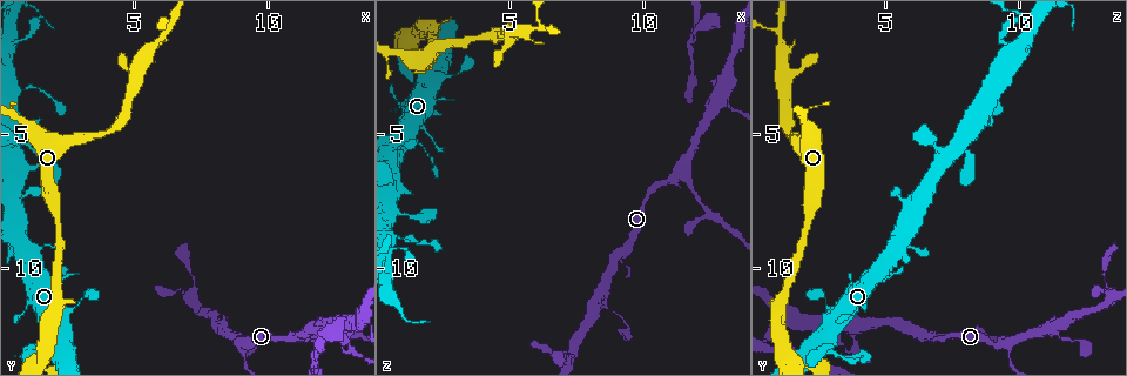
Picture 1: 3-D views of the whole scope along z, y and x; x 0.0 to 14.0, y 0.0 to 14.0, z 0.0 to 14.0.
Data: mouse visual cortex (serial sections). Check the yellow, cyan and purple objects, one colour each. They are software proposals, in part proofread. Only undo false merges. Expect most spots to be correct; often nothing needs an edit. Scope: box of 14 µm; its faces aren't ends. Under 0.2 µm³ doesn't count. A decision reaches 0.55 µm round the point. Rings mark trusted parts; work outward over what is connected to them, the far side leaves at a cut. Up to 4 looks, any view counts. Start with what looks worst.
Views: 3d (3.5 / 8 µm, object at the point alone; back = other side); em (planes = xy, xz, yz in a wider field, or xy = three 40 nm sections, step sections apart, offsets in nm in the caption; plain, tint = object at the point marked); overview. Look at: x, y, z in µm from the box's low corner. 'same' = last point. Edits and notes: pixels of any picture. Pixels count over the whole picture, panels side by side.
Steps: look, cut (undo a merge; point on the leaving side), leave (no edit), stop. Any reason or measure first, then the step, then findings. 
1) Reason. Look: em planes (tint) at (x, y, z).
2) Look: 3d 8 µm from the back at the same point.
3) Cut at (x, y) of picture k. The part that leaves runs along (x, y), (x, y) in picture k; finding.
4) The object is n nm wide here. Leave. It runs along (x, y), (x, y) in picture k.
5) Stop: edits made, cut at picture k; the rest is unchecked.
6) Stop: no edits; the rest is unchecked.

Three-way junction. Look: 3d 8 µm at (6.2, 1.3, 1.1).

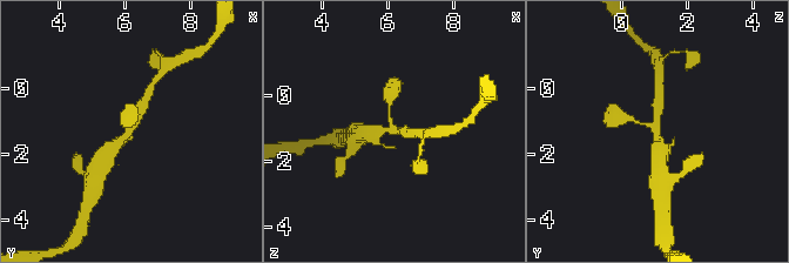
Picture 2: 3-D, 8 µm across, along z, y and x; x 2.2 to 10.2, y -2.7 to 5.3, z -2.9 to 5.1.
3 arms meet here; the arms are 150, 300, 500 nm wide. Look: em xy step 2 (tint) at (6.2, 1.2, 1.1).

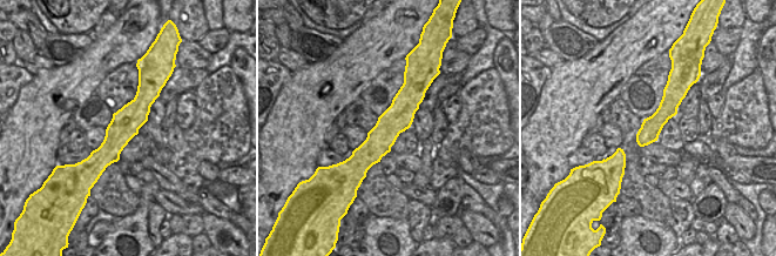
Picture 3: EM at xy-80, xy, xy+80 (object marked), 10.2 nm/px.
Leave. Continuous, no second cell.

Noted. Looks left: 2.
Thick turns thin. Look: 3d 3.5 µm at (11.4, 12.5, 6.4).

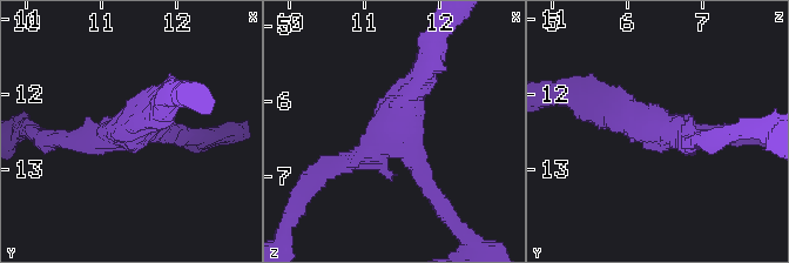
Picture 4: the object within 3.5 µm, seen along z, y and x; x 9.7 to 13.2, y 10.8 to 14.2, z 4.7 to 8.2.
3 arms meet here; the arms are 250, 250, 350 nm wide; shape alone is not enough. Look: em xy step 5 (tint) at (11.30, 12.45, 6.45).

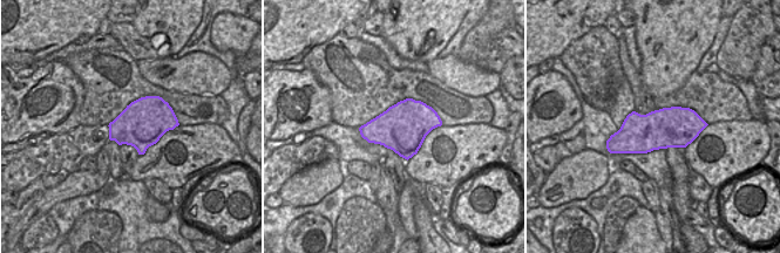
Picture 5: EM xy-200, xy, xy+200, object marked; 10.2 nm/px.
Leave. It runs along (322, 175), (390, 133), (423, 75) in picture 4; one cell here.

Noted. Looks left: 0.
Stop: no edits; the rest is unchecked.

